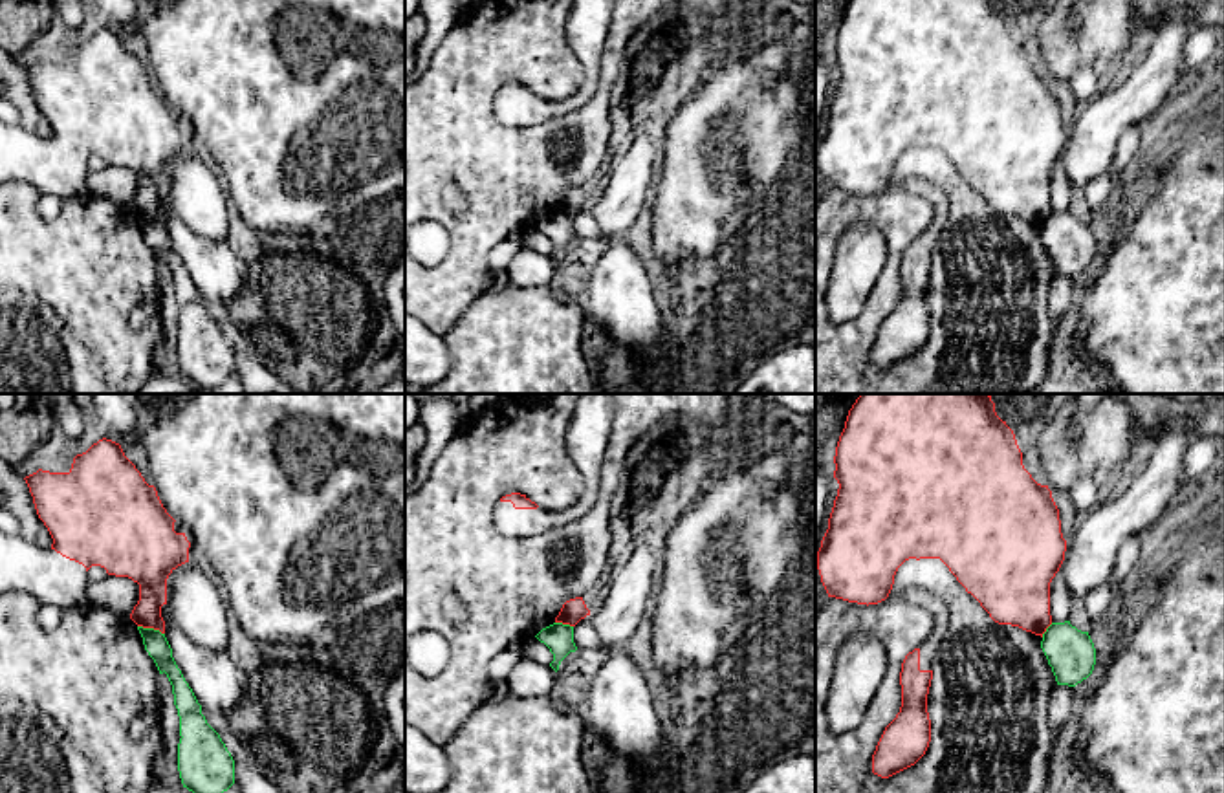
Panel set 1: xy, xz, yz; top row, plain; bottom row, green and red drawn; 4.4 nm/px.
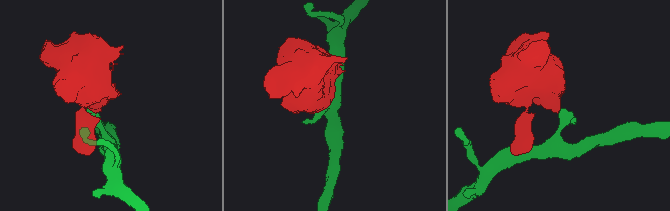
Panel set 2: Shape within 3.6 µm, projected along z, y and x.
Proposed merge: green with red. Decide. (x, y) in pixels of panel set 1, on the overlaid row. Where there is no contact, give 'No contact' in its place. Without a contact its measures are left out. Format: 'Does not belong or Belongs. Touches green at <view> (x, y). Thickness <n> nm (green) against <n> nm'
Does not belong. Touches green at xy (151, 629). Thickness 100 nm (green) against 160 nm

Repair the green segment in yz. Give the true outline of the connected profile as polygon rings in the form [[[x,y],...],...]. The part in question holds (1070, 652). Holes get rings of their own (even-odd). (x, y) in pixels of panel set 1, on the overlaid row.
[[[1052,623],[1043,634],[1041,648],[1052,667],[1057,685],[1076,687],[1096,665],[1096,648],[1088,632],[1065,623]]]

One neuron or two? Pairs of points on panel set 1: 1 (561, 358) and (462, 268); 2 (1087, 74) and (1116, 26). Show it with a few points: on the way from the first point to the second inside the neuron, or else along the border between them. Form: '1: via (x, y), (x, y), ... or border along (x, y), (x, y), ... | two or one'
1: border along (484, 290), (455, 323) | two
2: border along (1092, 65), (1083, 65), (1069, 81) | two

